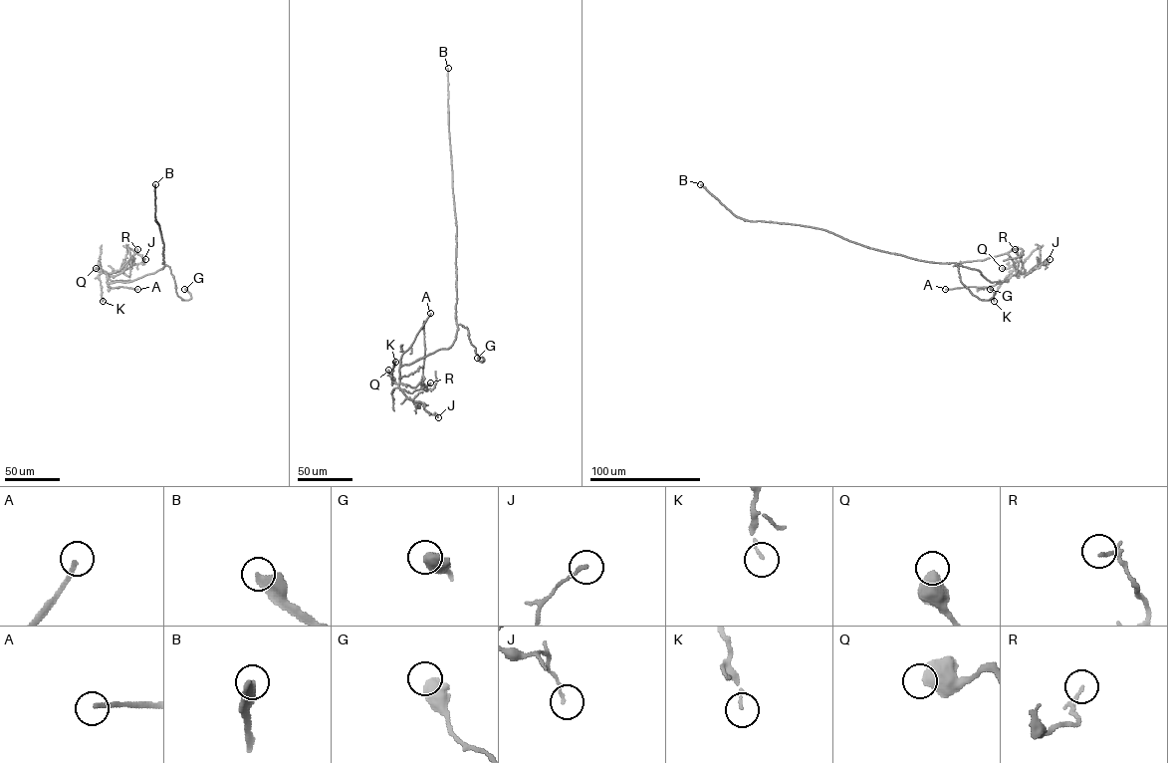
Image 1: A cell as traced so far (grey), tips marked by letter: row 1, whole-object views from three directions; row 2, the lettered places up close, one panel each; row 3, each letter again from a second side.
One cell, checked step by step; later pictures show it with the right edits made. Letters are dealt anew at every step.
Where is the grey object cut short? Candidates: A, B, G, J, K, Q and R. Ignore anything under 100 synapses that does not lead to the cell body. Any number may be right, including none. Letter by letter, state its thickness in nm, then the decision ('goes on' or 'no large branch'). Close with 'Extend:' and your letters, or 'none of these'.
A: 180 nm | goes on
B: 360 nm | goes on
G: 600 nm | no large branch
J: 130 nm | no large branch
K: 110 nm | no large branch
Q: 650 nm | no large branch
R: 120 nm | no large branch
Extend: A, B

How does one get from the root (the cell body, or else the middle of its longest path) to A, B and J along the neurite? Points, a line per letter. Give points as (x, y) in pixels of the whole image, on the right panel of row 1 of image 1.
A: (920, 260), (956, 263), (978, 270), (990, 282), (997, 283), (985, 288), (945, 289)
B: (920, 260), (867, 247), (818, 228), (744, 220), (735, 215), (700, 184)
J: (920, 260), (956, 263), (978, 270), (990, 282), (1000, 283), (1017, 274), (1031, 273), (1050, 259)

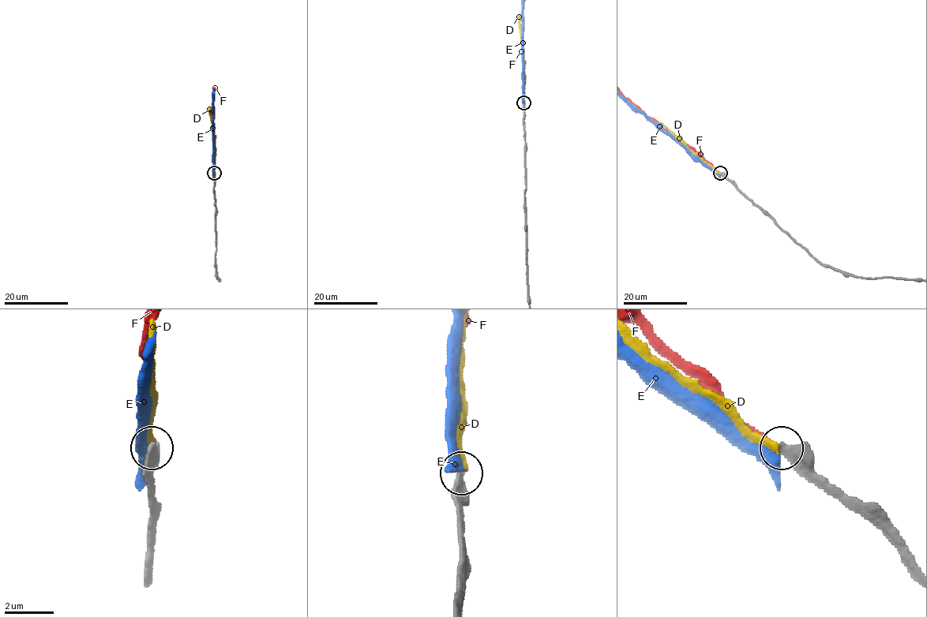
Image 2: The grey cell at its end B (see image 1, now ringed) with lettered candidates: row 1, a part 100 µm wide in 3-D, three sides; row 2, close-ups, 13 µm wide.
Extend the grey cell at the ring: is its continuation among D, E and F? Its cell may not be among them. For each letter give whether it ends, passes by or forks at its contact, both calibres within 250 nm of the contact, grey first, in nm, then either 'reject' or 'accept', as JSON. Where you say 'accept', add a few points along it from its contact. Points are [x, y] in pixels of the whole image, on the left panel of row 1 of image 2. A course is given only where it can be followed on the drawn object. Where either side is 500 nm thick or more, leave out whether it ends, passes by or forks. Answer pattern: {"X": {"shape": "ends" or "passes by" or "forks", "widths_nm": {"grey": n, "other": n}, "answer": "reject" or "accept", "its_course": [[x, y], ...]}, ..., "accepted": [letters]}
{"D": {"shape": "ends", "widths_nm": {"grey": 400, "other": 240}, "answer": "reject"}, "E": {"shape": "passes by", "widths_nm": {"grey": 440, "other": 360}, "answer": "reject"}, "F": {"shape": "ends", "widths_nm": {"grey": 420, "other": 360}, "answer": "reject"}, "accepted": []}

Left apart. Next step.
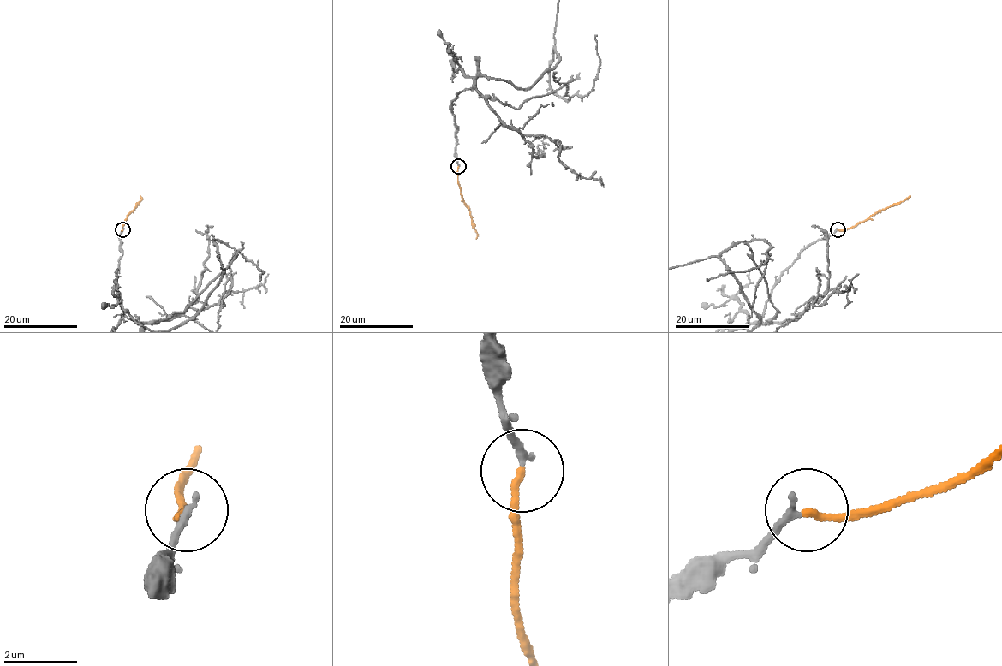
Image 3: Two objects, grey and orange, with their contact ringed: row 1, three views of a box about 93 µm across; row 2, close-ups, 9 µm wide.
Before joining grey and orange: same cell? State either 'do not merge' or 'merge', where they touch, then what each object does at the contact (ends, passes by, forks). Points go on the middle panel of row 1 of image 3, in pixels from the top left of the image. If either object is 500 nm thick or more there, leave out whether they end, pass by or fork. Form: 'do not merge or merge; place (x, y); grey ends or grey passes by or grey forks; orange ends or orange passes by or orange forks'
merge; place (458, 166); grey ends; orange ends

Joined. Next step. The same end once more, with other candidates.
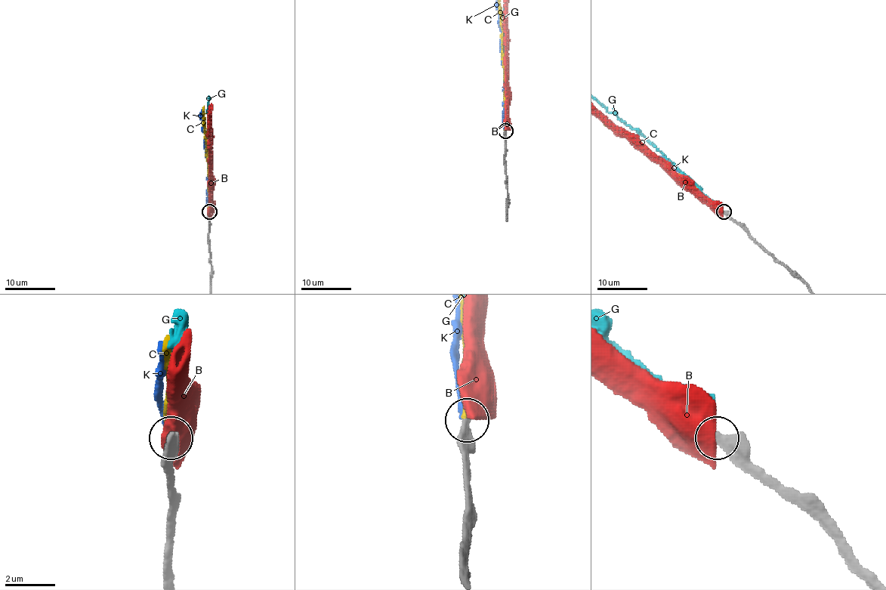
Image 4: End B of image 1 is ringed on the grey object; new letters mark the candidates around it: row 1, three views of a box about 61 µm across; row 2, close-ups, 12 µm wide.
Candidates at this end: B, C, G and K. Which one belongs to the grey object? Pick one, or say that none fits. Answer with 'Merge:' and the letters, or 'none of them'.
Merge: C

